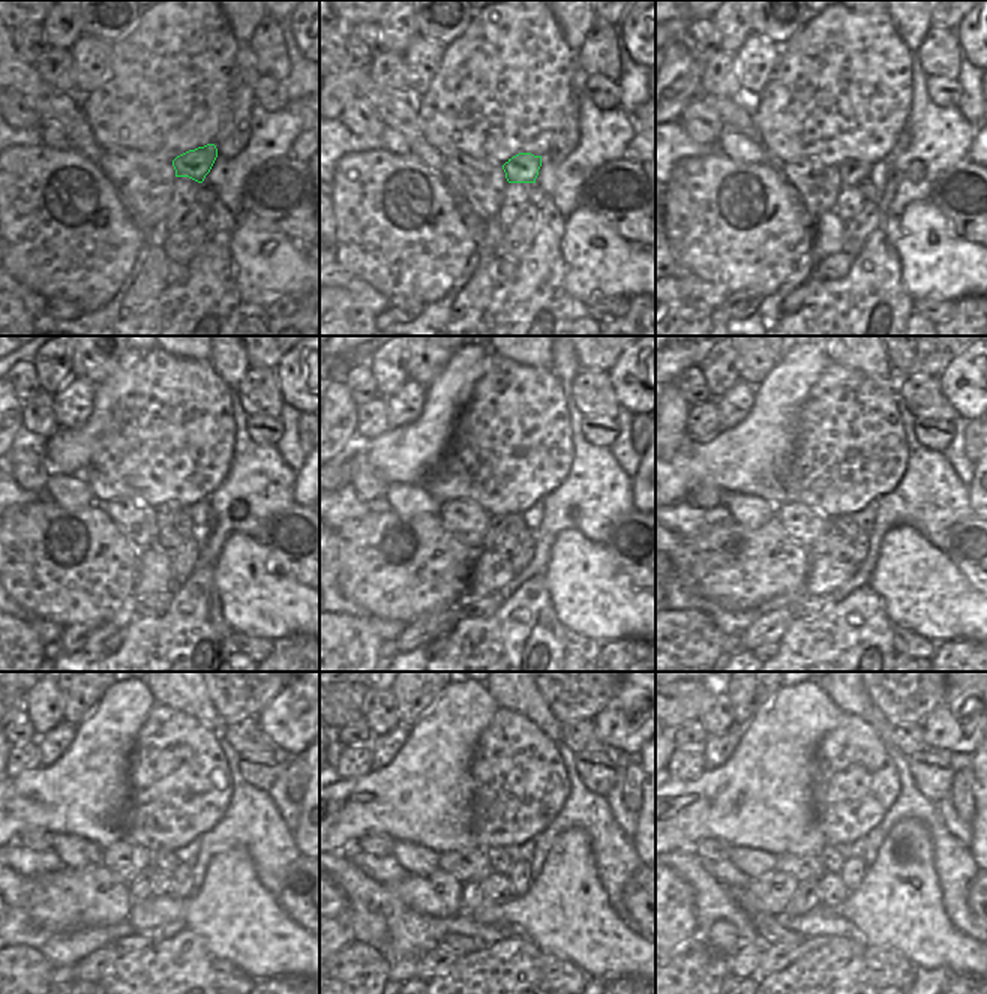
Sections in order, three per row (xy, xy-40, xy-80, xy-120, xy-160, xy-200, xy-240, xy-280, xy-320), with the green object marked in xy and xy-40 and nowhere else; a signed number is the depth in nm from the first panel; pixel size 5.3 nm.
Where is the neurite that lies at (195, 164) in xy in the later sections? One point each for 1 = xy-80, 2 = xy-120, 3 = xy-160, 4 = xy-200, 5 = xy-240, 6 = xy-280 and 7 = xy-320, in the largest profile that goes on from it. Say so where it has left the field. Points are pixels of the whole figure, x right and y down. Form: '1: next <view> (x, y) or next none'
1: next xy-80 (852, 171)
2: next xy-120 (167, 513)
3: next xy-160 (497, 523)
4: next xy-200 (819, 546)
5: next xy-240 (140, 889)
6: next xy-280 (473, 892)
7: next xy-320 (806, 897)

